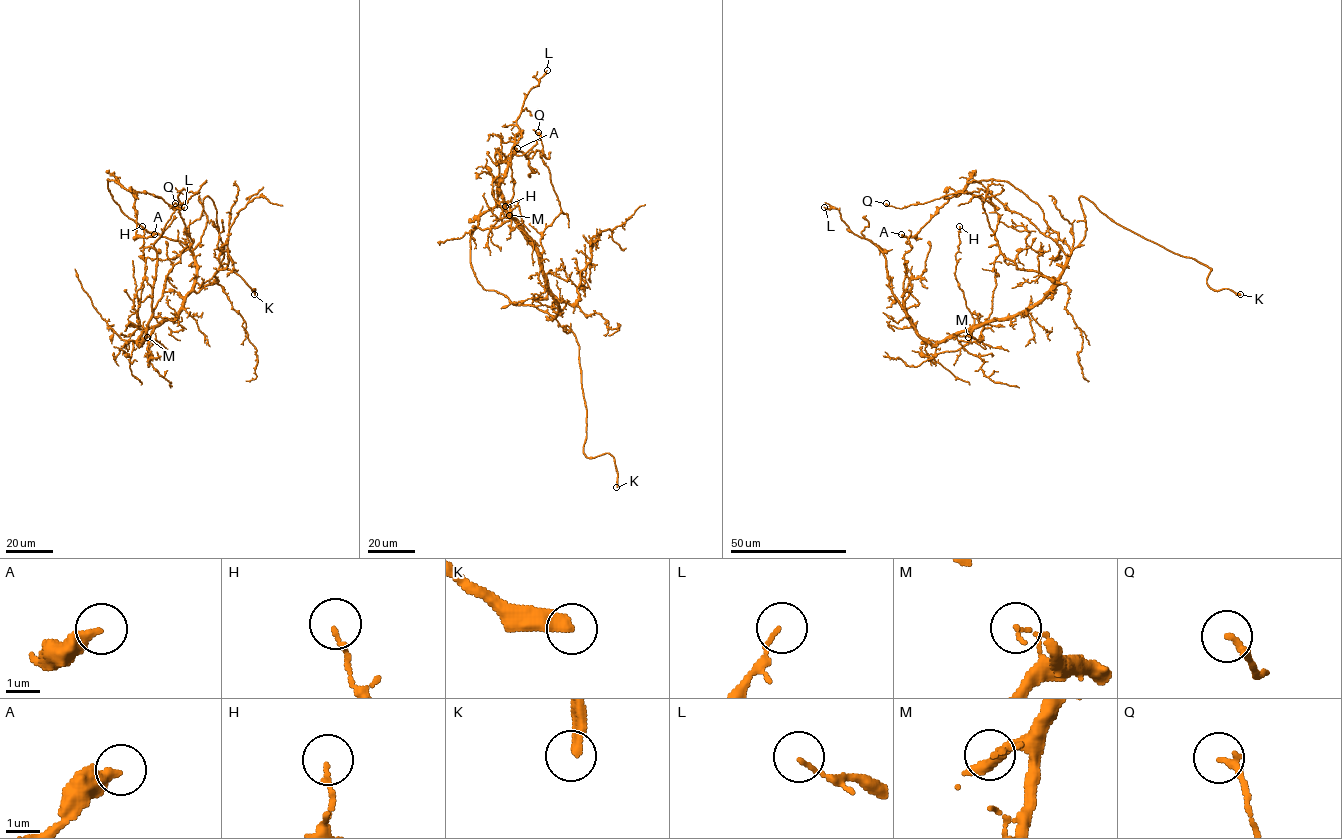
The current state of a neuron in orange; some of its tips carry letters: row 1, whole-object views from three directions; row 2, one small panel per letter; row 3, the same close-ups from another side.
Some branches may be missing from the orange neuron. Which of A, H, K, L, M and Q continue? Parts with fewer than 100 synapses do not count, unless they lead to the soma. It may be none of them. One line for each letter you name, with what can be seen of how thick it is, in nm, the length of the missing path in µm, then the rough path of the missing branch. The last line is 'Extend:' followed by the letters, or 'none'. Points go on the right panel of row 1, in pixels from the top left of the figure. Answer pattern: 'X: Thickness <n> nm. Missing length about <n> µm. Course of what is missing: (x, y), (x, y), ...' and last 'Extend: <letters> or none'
K: Thickness 320 nm. Missing length about 15 µm
Extend: K

